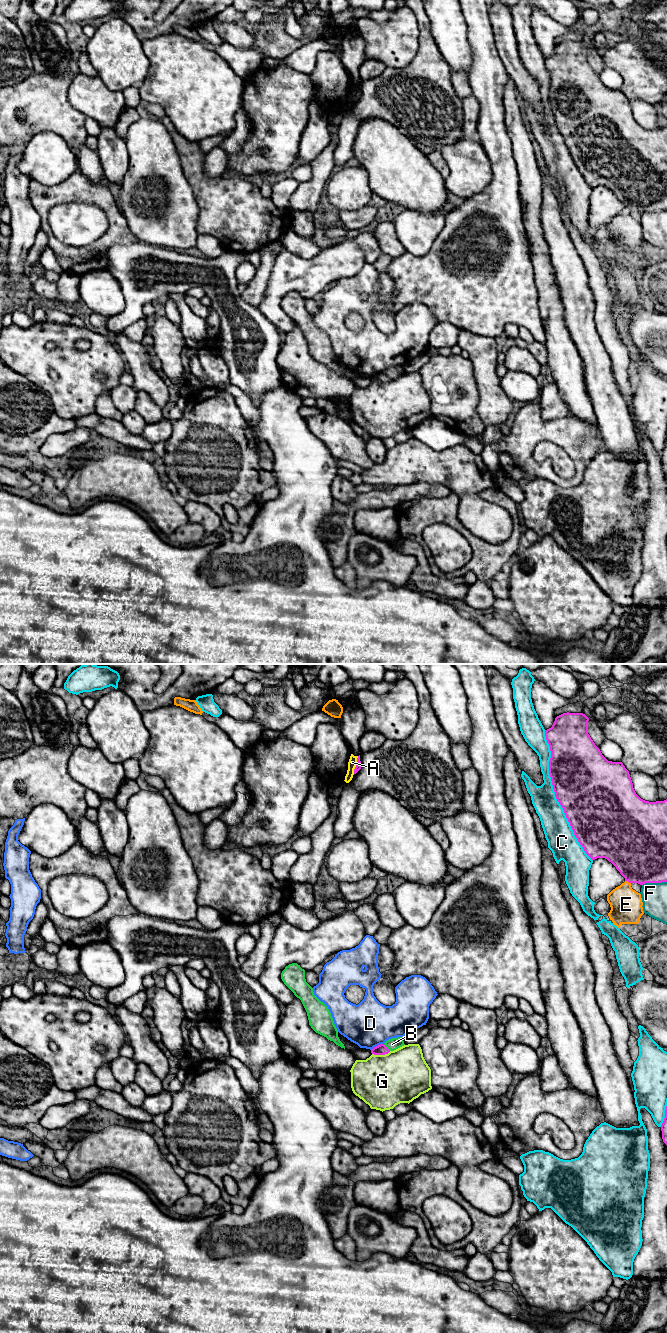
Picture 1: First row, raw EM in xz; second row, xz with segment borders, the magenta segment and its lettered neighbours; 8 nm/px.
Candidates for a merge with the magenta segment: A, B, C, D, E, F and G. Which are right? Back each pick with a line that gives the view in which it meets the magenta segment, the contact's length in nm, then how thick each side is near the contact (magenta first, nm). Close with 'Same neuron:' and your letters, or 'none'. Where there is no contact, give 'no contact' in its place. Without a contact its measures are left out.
Same neuron: none

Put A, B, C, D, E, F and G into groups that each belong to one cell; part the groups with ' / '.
A / B / C / D / E / F / G

